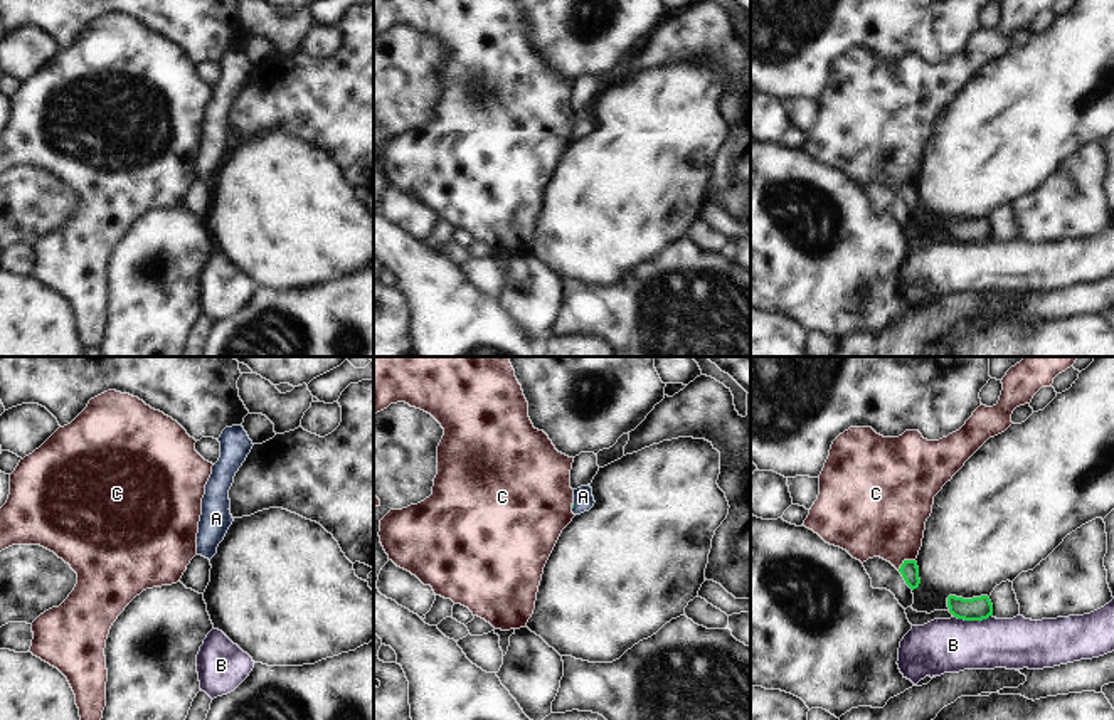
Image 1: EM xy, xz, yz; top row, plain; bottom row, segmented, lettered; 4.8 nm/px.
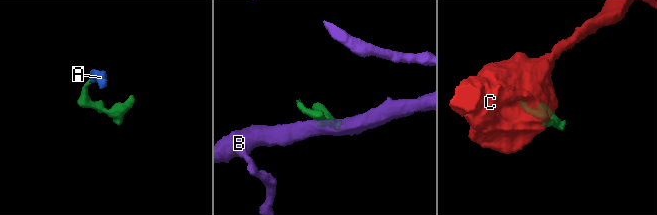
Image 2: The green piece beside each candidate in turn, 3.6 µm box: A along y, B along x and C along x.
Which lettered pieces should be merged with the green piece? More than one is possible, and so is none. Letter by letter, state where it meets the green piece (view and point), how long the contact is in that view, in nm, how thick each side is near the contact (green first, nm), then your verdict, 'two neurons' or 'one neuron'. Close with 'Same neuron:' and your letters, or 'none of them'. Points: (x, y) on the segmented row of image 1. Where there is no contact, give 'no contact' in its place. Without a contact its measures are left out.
A: no contact; one neuron
B: contact yz (973, 619); length 180 nm; calibres 110 and 260 nm; two neurons
C: contact yz (906, 561); length 100 nm; calibres 90 and 400 nm; two neurons
Same neuron: A

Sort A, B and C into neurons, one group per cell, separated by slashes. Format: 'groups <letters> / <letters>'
groups A / B / C

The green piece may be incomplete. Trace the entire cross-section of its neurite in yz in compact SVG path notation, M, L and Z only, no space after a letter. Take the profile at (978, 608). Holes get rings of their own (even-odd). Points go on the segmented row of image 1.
M949 596L947 607L954 617L964 621L983 621L993 616L993 604L988 596L973 599Z

